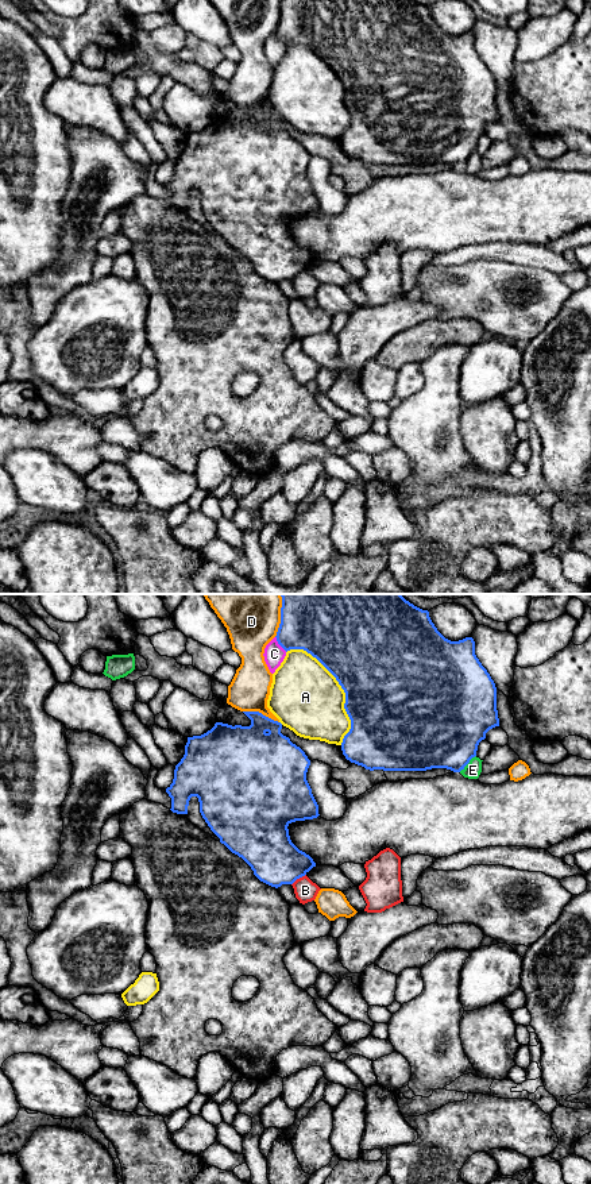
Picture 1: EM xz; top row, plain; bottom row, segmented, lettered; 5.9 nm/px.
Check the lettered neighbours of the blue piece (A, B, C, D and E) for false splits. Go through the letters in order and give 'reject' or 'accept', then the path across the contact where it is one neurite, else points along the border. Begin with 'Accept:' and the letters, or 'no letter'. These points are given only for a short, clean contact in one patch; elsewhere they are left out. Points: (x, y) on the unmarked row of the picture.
Accept: no letter
A: reject
B: reject
C: reject
D: reject
E: reject

